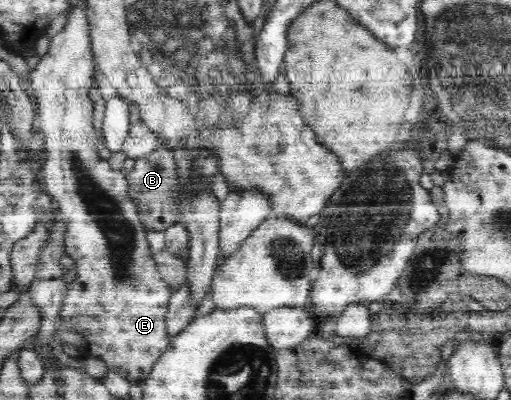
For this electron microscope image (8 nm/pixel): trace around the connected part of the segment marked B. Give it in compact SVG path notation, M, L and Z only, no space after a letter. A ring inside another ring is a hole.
M160 144L154 152L135 159L134 168L125 173L125 177L128 194L136 203L142 227L164 233L174 223L181 222L180 186L172 149Z

